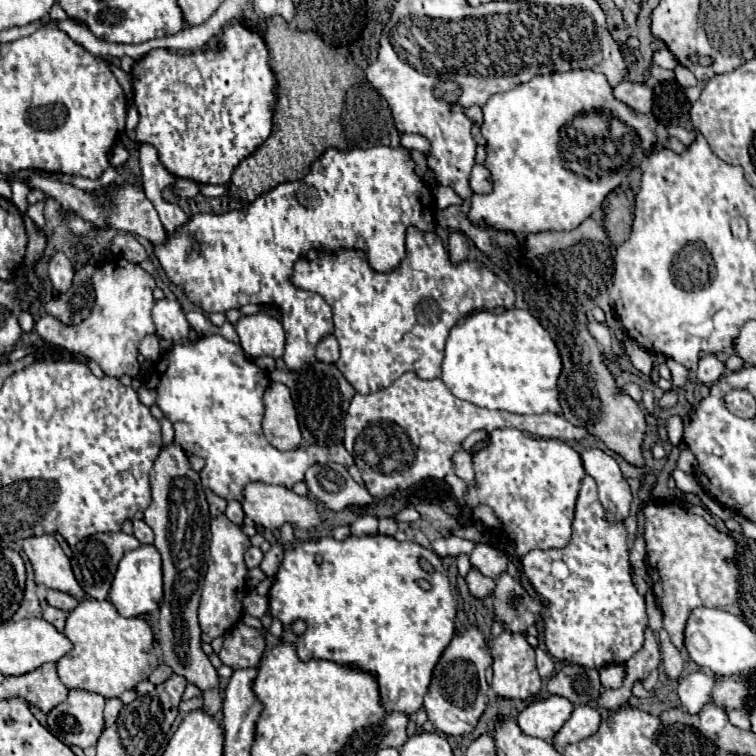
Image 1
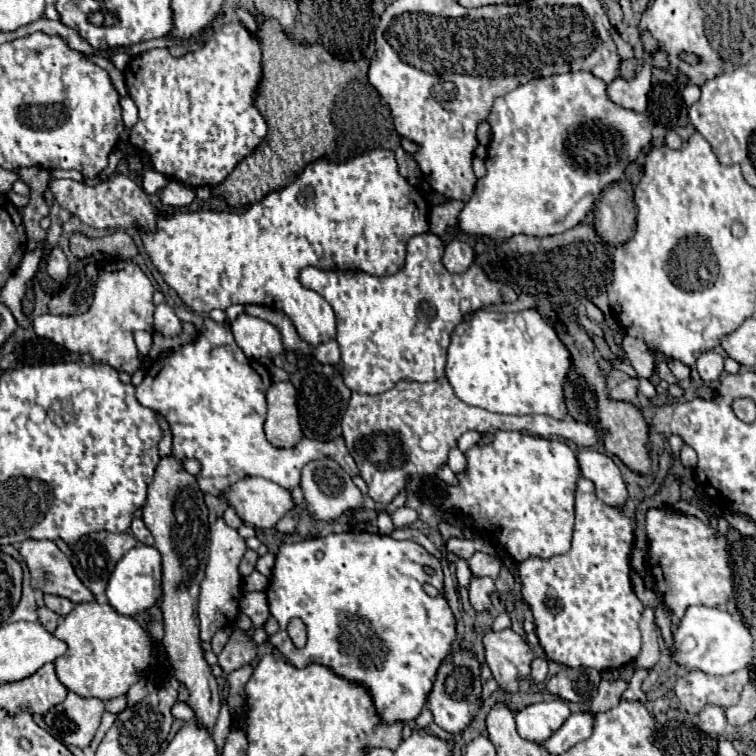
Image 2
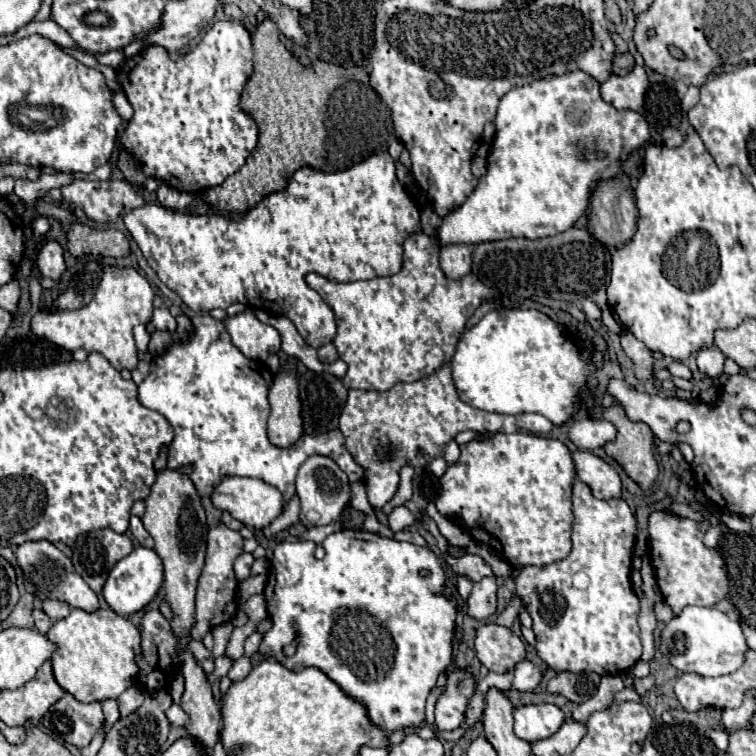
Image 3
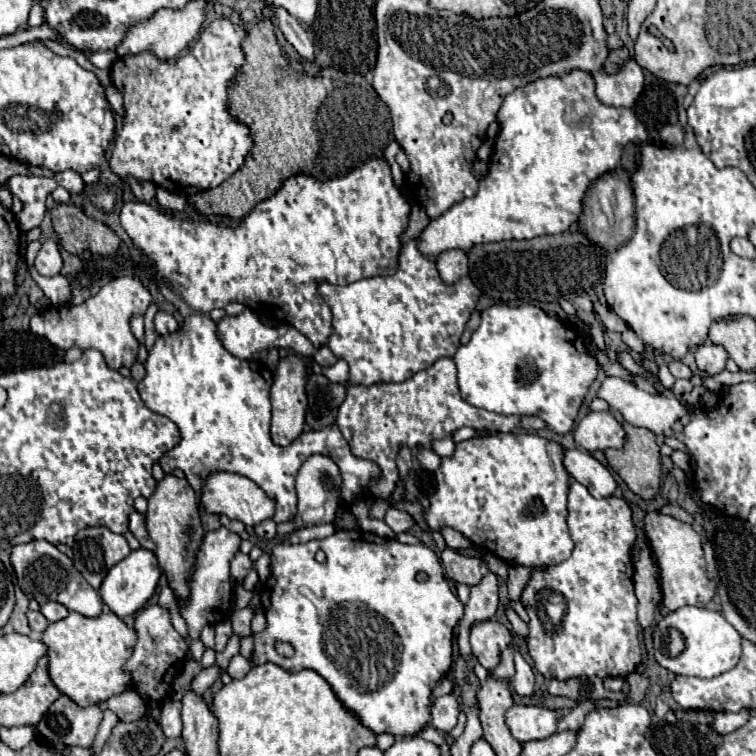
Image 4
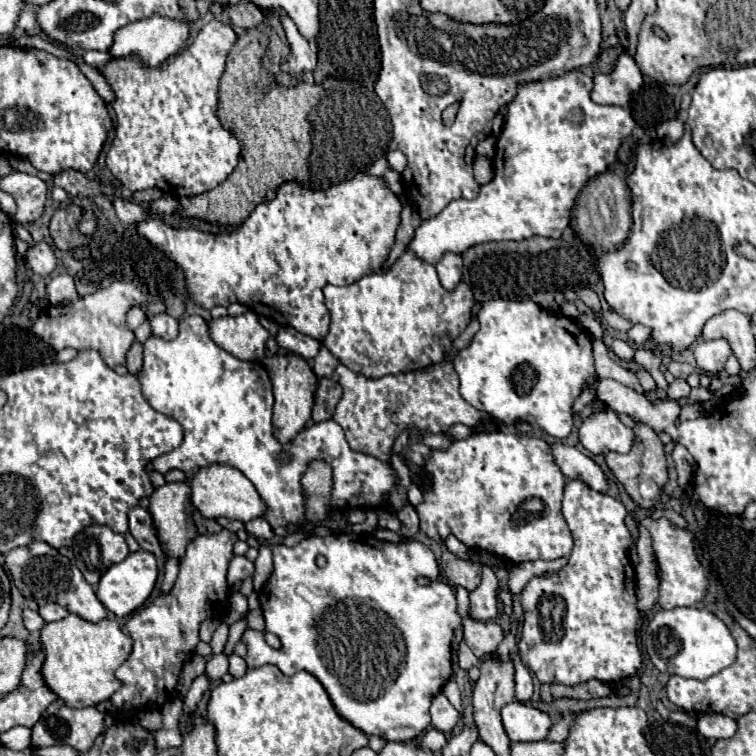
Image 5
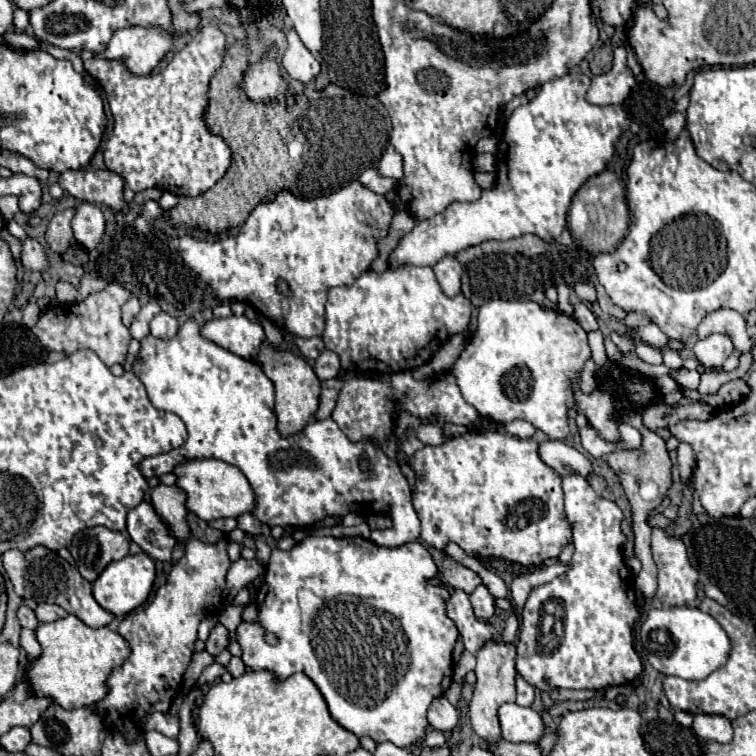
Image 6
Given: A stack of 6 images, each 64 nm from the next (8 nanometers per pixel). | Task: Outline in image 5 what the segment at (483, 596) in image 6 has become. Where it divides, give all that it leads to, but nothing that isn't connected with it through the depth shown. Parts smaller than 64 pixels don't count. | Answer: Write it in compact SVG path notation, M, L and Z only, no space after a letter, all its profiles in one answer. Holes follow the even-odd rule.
M486 566L482 570L482 582L478 588L470 592L470 616L474 620L492 620L496 616L496 604L498 604L498 578L496 574Z

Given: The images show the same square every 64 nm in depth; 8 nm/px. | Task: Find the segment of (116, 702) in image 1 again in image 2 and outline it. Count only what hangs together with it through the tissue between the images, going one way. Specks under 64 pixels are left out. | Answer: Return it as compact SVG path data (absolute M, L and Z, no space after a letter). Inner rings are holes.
M108 710L102 714L102 724L100 724L100 728L98 728L96 736L94 736L94 742L92 742L92 750L96 750L96 748L98 748L100 740L102 740L102 738L104 738L104 734L108 732L108 728L114 724L114 720L116 720L116 714L112 714L112 712L108 712Z

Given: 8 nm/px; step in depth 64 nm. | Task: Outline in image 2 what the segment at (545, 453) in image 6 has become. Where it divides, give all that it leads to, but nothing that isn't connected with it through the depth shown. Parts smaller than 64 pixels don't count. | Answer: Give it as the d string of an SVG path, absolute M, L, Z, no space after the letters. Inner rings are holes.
M596 450L578 452L578 462L582 476L596 484L598 498L614 508L622 508L628 500L628 490L622 480L622 474L614 460Z

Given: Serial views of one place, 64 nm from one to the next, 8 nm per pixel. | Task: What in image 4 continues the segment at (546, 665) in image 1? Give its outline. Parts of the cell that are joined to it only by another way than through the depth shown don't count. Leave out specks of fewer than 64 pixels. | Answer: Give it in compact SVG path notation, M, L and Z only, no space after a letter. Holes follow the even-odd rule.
M520 652L514 654L514 664L516 664L516 676L512 680L512 686L520 696L530 696L534 692L534 670L522 658Z

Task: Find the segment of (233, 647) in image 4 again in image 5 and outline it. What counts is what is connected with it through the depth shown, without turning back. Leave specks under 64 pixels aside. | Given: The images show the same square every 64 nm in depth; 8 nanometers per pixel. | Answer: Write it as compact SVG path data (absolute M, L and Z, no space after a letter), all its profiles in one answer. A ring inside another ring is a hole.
M224 652L212 656L212 660L206 664L206 674L210 680L218 680L228 672L228 656Z

